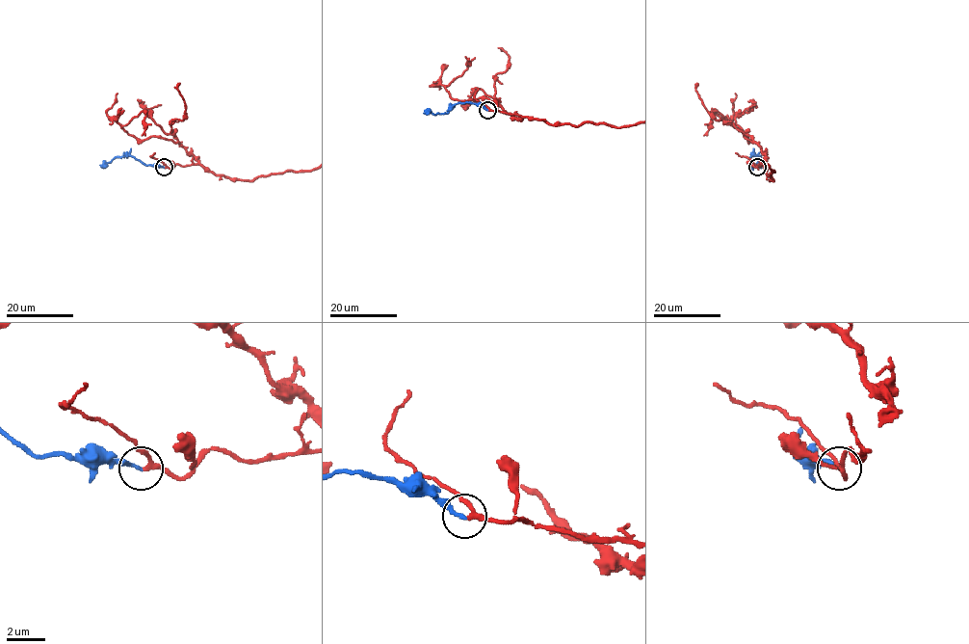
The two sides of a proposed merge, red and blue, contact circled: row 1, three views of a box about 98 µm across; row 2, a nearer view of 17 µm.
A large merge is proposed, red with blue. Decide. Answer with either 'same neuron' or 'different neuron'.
same neuron

